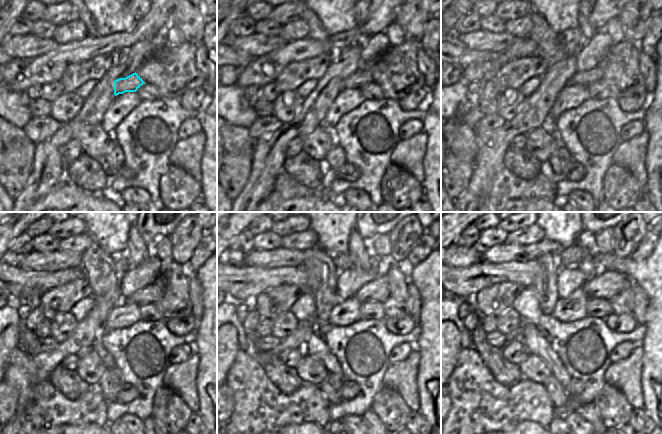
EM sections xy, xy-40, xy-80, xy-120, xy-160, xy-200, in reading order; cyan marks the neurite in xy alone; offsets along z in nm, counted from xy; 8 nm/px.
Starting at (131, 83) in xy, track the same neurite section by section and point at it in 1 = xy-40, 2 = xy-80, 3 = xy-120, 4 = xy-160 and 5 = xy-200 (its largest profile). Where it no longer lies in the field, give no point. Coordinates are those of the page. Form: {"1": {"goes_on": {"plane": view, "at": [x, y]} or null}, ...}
{"1": {"goes_on": {"plane": "xy-40", "at": [360, 78]}}, "2": {"goes_on": {"plane": "xy-80", "at": [587, 77]}}, "3": {"goes_on": {"plane": "xy-120", "at": [152, 294]}}, "4": {"goes_on": {"plane": "xy-160", "at": [378, 290]}}, "5": {"goes_on": {"plane": "xy-200", "at": [607, 284]}}}

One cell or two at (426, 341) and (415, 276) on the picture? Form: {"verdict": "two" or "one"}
{"verdict": "one"}

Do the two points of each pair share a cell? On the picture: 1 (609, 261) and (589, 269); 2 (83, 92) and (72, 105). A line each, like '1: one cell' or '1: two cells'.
1: two cells
2: two cells

